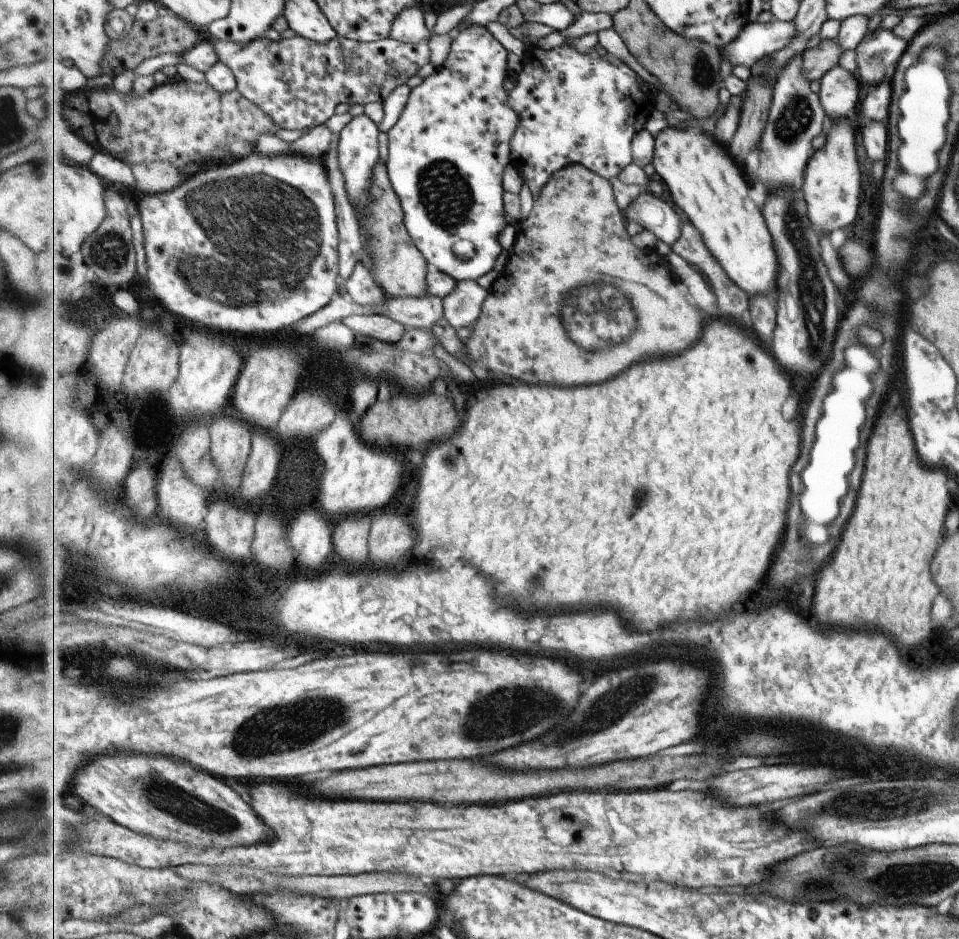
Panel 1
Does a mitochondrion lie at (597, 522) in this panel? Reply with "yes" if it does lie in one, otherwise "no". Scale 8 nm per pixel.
no

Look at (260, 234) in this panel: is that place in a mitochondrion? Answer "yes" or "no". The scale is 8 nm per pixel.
yes

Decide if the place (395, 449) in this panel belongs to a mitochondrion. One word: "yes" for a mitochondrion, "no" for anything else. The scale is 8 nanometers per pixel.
no

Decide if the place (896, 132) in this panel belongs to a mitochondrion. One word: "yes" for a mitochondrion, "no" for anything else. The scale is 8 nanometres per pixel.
no

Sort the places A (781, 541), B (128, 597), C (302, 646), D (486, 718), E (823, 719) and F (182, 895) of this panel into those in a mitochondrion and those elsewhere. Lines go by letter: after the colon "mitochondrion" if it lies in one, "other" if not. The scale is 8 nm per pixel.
A: other
B: other
C: other
D: mitochondrion
E: other
F: mitochondrion

